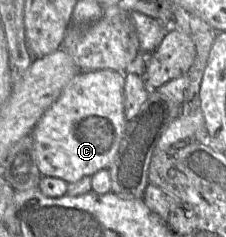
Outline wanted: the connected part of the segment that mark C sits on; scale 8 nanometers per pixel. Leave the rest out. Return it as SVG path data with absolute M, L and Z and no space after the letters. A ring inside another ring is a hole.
M102 69L79 71L64 87L30 133L42 177L73 183L109 167L128 122L124 115L124 82L123 72Z

